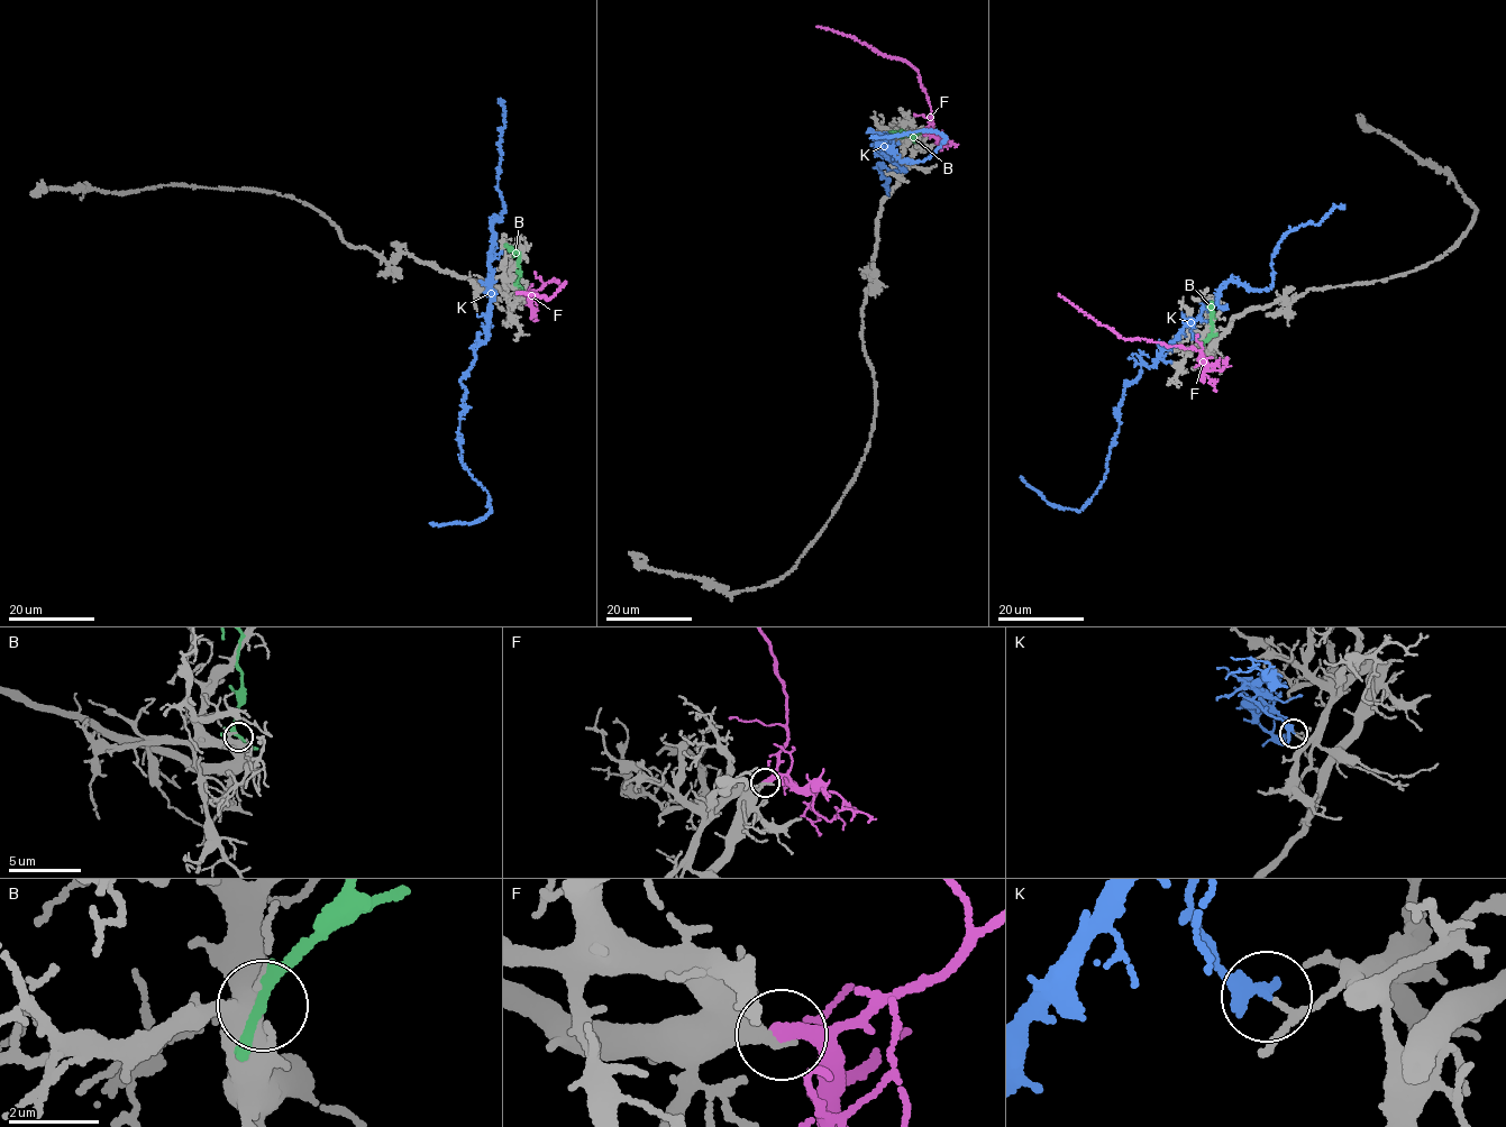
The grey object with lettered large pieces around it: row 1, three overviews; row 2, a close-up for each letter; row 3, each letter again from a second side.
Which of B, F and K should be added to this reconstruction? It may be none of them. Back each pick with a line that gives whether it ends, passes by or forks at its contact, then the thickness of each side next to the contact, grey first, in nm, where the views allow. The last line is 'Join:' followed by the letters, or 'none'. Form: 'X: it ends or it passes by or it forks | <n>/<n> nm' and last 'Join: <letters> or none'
F: it passes by | 340/280 nm
Join: F

